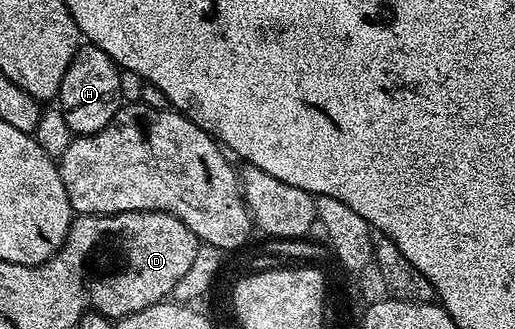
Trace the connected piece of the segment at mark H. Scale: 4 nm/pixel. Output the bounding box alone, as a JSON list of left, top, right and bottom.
[58,45,121,136]

